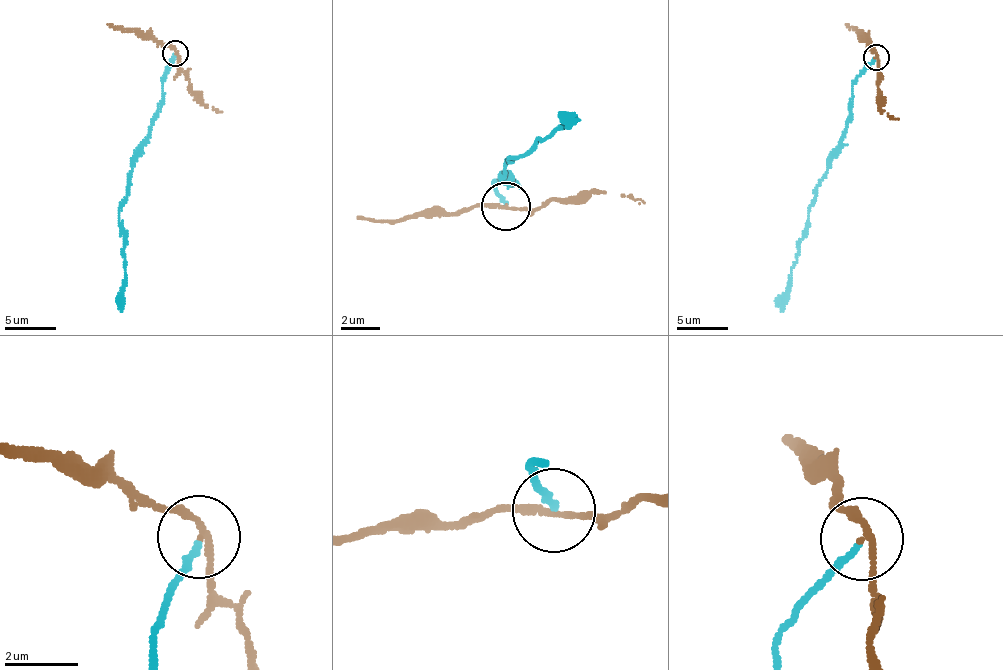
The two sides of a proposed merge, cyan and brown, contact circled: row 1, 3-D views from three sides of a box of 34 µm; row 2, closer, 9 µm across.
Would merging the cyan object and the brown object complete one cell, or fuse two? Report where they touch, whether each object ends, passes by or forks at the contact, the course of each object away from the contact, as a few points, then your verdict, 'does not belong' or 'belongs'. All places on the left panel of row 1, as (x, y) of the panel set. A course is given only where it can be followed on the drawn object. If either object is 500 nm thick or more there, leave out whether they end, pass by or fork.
(175, 53) | cyan ends | brown passes by | cyan via (175, 54), (162, 83), (158, 116), (133, 160), (129, 194), (119, 213), (120, 233), (124, 238), (122, 311) | brown via (175, 54), (199, 102), (222, 112) | does not belong

